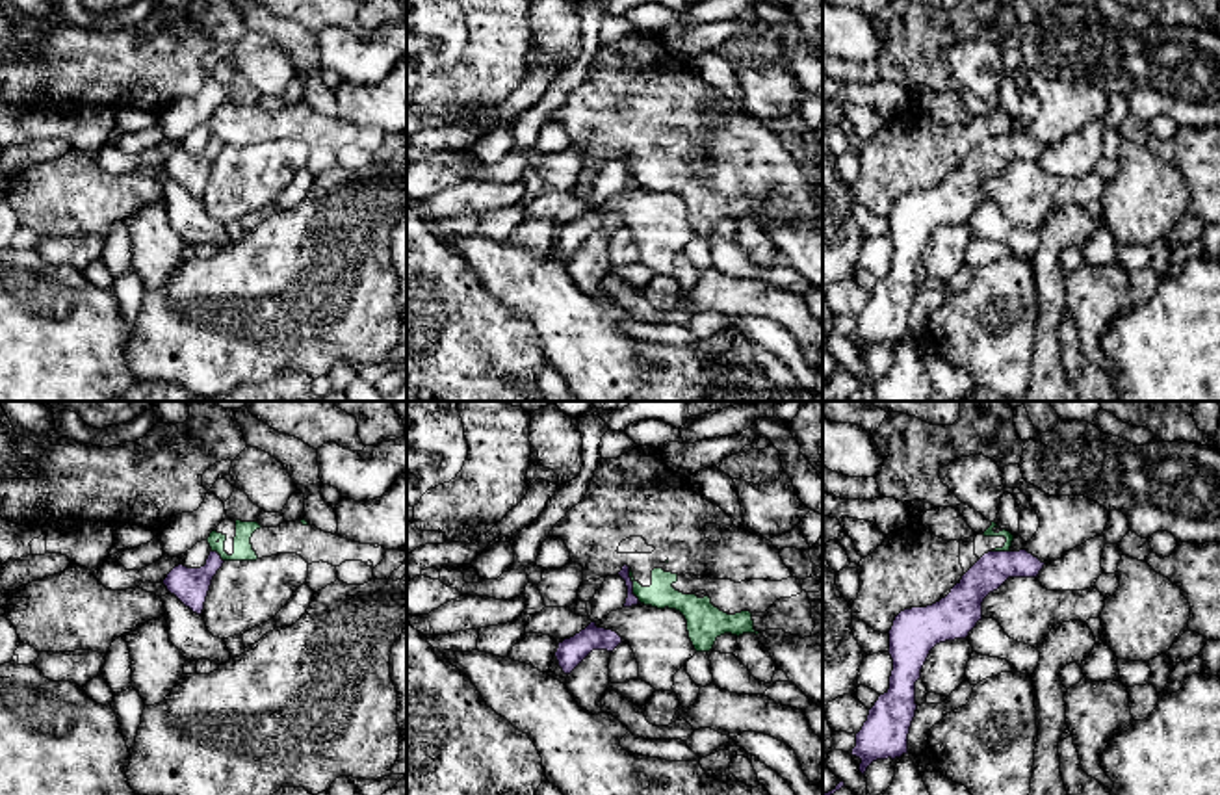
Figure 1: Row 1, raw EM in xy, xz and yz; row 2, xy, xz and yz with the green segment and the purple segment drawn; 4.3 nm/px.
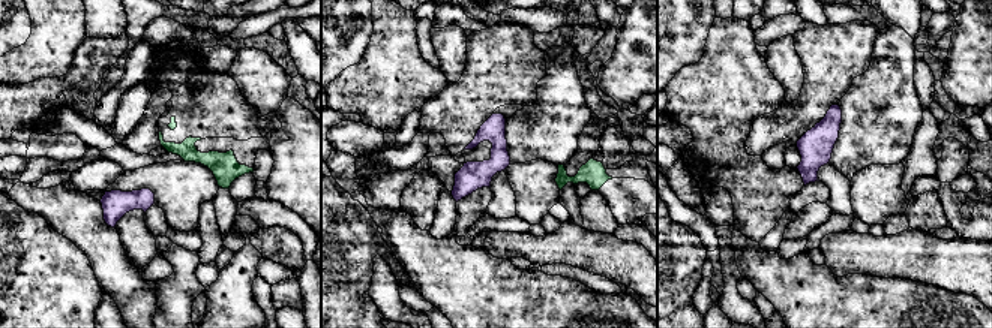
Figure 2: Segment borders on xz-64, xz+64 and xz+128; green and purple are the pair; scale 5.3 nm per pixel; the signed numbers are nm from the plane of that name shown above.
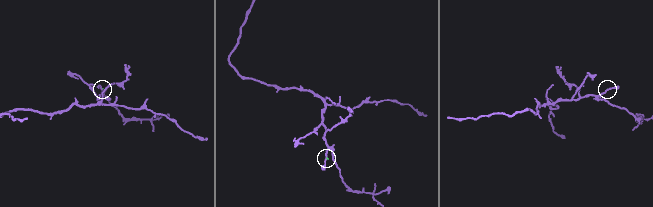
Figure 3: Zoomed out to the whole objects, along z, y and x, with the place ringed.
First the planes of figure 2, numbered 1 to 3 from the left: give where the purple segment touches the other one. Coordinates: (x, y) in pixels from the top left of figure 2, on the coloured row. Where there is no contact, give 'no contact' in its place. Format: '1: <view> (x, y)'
1: no contact
2: no contact
3: no contact

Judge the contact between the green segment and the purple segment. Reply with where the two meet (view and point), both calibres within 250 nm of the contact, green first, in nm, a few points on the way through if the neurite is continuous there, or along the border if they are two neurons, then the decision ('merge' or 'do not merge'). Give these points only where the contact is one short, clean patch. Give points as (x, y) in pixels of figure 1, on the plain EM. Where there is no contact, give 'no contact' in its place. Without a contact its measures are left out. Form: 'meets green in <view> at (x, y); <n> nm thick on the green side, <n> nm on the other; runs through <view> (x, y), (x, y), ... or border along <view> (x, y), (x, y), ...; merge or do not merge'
meets green in xz at (634, 169); 120 nm thick on the green side, 50 nm on the other; border along xz (628, 153), (632, 177), (641, 186); do not merge

